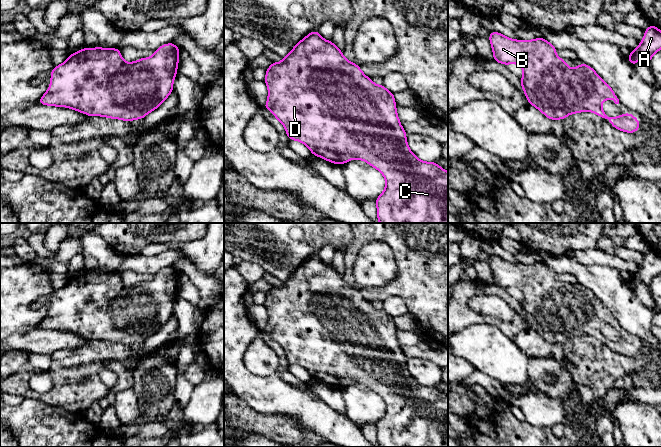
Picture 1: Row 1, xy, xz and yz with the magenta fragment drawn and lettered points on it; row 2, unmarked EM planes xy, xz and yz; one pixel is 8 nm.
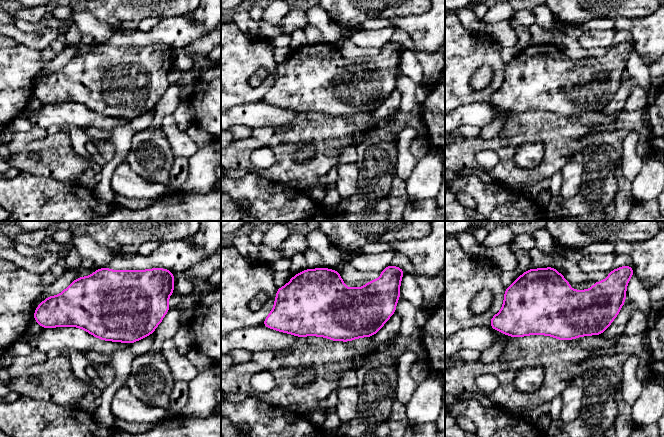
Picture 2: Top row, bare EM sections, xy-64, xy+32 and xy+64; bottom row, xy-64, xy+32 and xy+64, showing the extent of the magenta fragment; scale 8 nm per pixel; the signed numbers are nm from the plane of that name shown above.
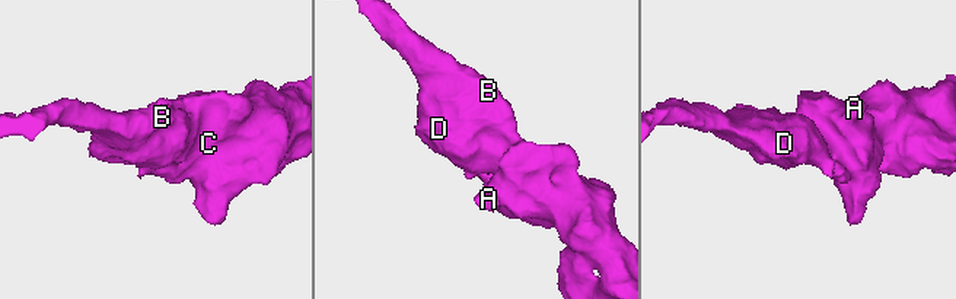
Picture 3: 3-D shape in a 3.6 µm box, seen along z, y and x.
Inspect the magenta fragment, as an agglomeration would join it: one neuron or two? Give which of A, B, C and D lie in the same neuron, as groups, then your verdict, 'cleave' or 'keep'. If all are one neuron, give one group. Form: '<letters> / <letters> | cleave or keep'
A B C D | keep

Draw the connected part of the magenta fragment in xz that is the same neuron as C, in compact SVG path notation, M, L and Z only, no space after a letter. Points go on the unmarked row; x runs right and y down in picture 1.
M318 254L310 256L305 262L299 265L292 275L285 281L282 281L281 287L272 286L266 294L264 306L268 310L268 324L264 333L271 334L274 341L284 349L289 364L300 365L311 375L312 379L318 380L332 386L342 389L352 383L360 383L379 394L386 405L386 411L381 419L377 421L377 443L380 447L448 447L448 396L441 392L436 386L420 385L413 378L407 368L407 357L400 348L396 336L396 327L394 317L387 314L383 309L376 309L368 302L357 288L348 285L342 278L342 275L333 268L332 264L323 263Z

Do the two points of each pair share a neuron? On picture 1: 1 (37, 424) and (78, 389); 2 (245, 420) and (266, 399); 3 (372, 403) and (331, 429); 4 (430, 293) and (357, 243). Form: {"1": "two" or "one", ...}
{"1": "two", "2": "two", "3": "two", "4": "one"}

